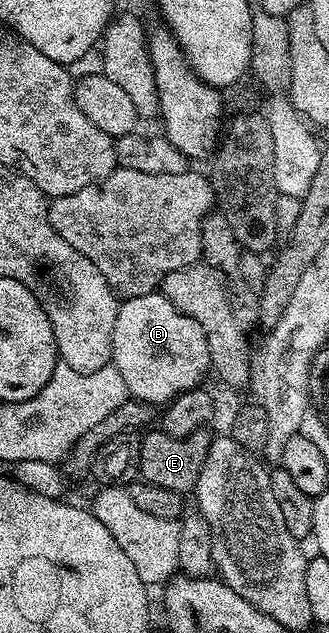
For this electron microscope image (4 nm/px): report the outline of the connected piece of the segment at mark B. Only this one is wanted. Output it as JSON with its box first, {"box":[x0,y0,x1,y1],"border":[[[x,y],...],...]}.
{"box":[111,292,211,404],"border":[[[161,292],[120,301],[117,324],[113,324],[111,362],[121,372],[121,380],[125,380],[128,395],[148,404],[166,404],[178,394],[196,389],[202,383],[199,381],[211,370],[209,344],[205,340],[205,332],[201,332],[201,324],[180,312]]]}

